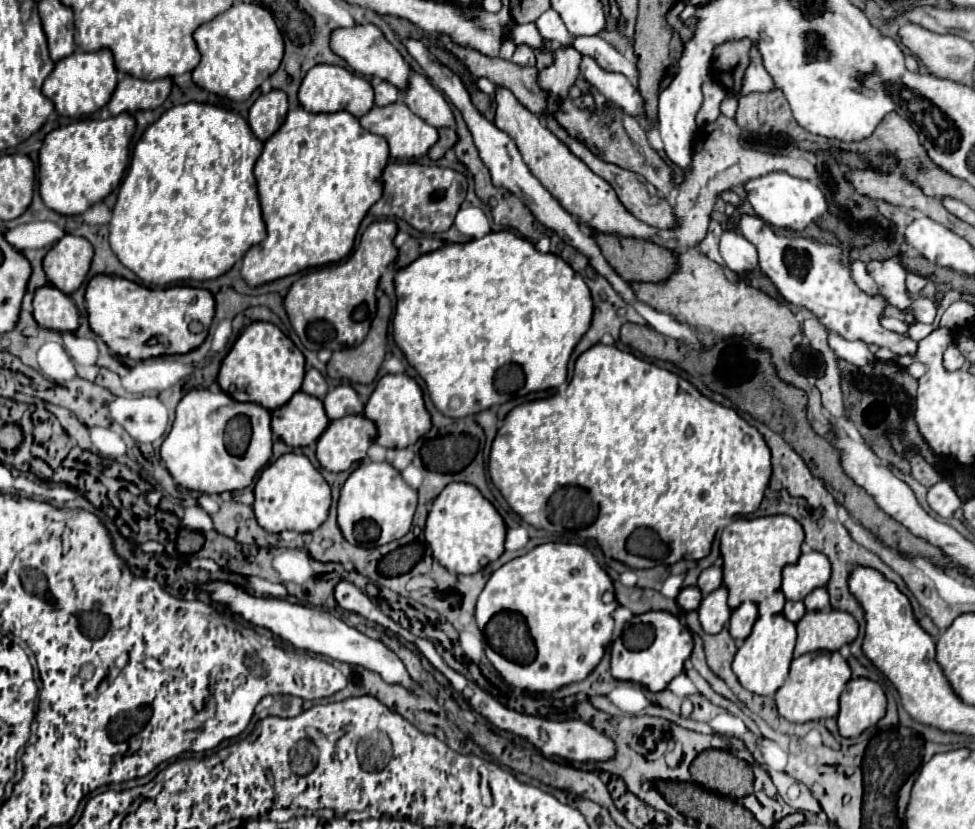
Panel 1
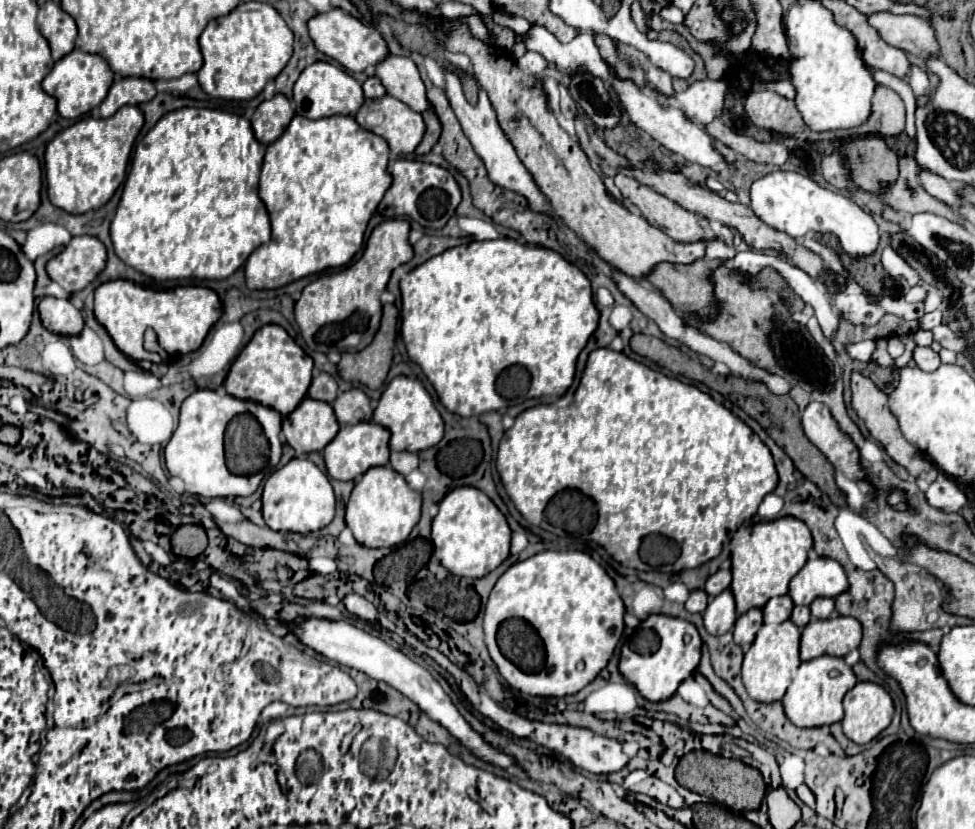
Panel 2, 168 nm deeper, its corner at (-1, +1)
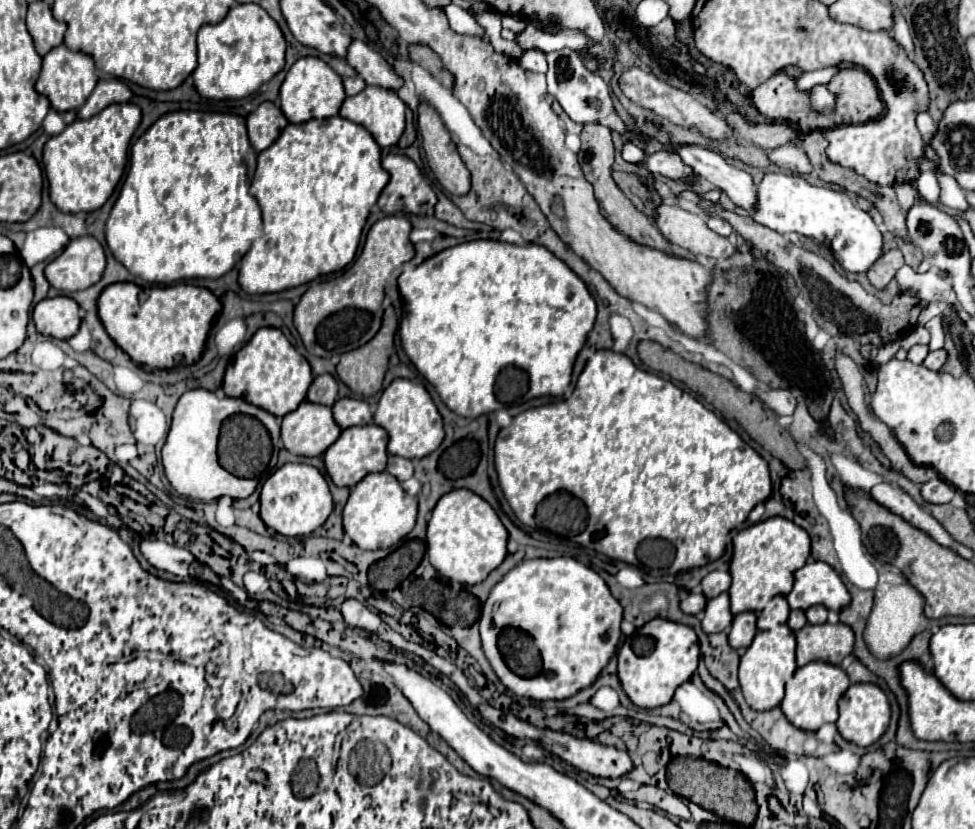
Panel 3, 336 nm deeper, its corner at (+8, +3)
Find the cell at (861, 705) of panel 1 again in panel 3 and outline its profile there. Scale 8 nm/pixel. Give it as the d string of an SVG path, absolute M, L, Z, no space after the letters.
M856 683L856 685L850 685L850 689L840 697L840 717L836 721L836 727L838 727L838 733L850 741L850 743L856 743L860 747L870 747L874 745L888 729L890 725L890 703L888 703L888 697L886 693L874 685L874 683Z

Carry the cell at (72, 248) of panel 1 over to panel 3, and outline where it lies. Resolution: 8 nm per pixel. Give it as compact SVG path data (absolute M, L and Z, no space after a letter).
M78 237L68 243L58 259L46 265L44 273L52 287L64 293L92 287L102 277L106 255L94 237Z

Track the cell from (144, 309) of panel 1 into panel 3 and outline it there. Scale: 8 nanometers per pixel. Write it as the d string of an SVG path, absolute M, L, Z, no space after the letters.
M114 283L102 291L98 315L108 335L140 365L170 369L196 363L206 347L212 323L222 310L221 300L212 291L194 285L152 287L144 301L140 301L140 295L142 291L134 283Z

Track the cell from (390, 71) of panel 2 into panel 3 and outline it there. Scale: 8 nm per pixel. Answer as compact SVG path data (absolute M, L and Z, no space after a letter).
M352 39L346 51L346 61L368 85L378 85L384 89L402 87L402 79L388 67L382 55L360 39Z

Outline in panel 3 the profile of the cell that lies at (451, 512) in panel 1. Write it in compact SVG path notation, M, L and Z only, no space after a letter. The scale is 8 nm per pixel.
M470 489L446 493L428 521L428 557L434 569L450 581L462 585L482 583L508 555L508 531L496 511Z

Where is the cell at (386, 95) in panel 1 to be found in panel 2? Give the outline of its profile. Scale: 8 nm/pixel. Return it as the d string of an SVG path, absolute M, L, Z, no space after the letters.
M369 77L363 83L363 93L367 99L381 99L383 95L387 95L387 91L383 89L383 83L379 81L379 77Z

